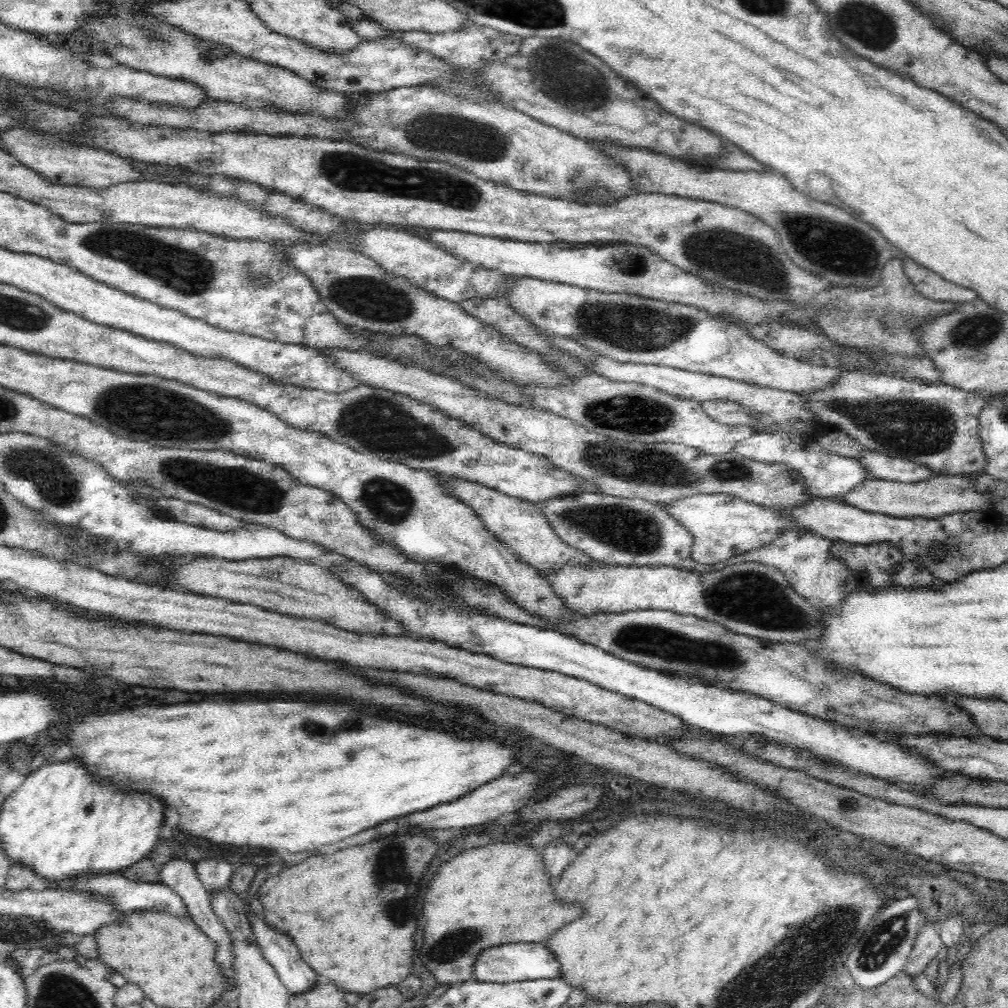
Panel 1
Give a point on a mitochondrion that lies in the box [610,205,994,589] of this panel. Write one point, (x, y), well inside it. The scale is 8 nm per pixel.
(902, 426)

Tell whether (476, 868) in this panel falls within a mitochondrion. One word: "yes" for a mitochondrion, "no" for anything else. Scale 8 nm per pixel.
no

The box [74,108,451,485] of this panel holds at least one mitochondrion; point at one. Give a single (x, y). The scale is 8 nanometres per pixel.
(144, 410)

